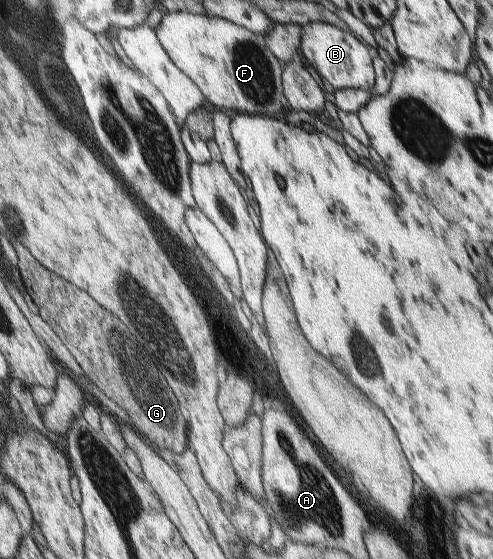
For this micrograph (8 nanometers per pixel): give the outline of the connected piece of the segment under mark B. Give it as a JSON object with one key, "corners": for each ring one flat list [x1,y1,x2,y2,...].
{"corners":[[309,22,301,26,300,49,309,65,325,78,335,91,341,89,362,89,370,92,375,83,369,49,351,33,330,23]]}

